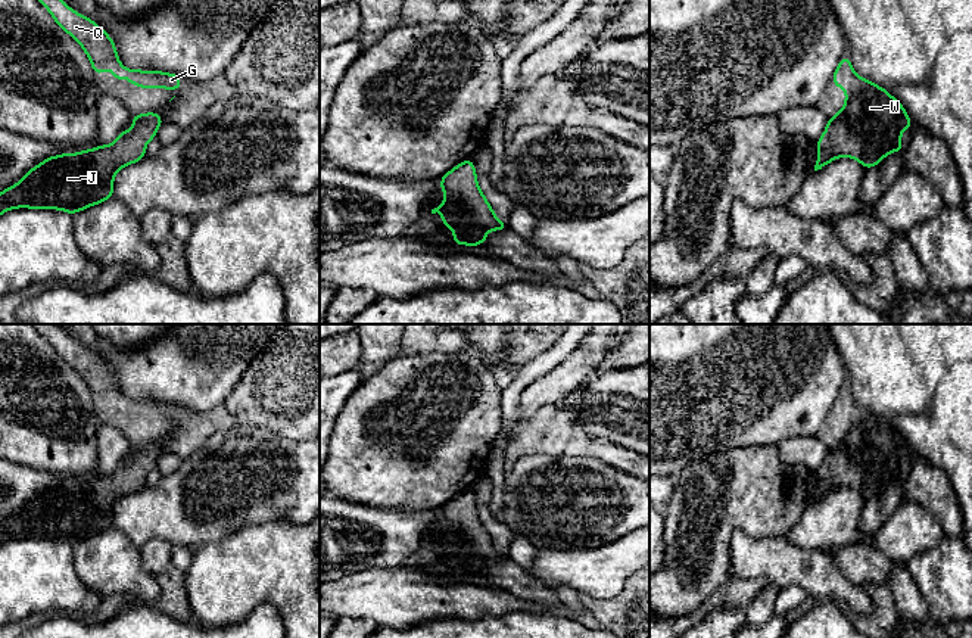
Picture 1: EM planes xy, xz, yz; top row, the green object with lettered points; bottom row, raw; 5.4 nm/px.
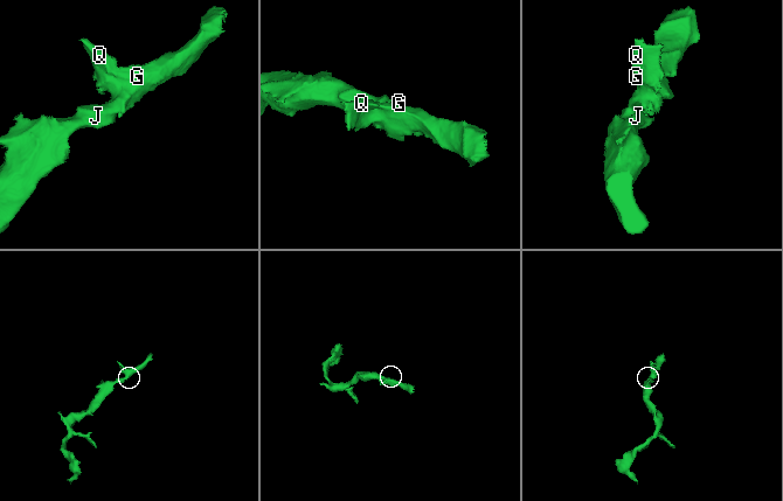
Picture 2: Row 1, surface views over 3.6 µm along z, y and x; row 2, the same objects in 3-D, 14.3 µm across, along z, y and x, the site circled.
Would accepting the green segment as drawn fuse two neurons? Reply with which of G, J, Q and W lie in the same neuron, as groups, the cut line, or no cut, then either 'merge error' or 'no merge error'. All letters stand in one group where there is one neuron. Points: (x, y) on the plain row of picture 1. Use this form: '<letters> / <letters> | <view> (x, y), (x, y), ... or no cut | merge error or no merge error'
G J Q W | no cut | no merge error

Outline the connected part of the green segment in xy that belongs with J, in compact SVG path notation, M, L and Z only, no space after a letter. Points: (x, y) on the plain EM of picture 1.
M156 442L133 445L133 458L124 460L112 474L44 489L25 502L21 511L0 522L0 545L15 538L60 539L77 544L113 527L115 504L125 495L135 494L146 486L146 474L156 467L162 454L162 448Z

